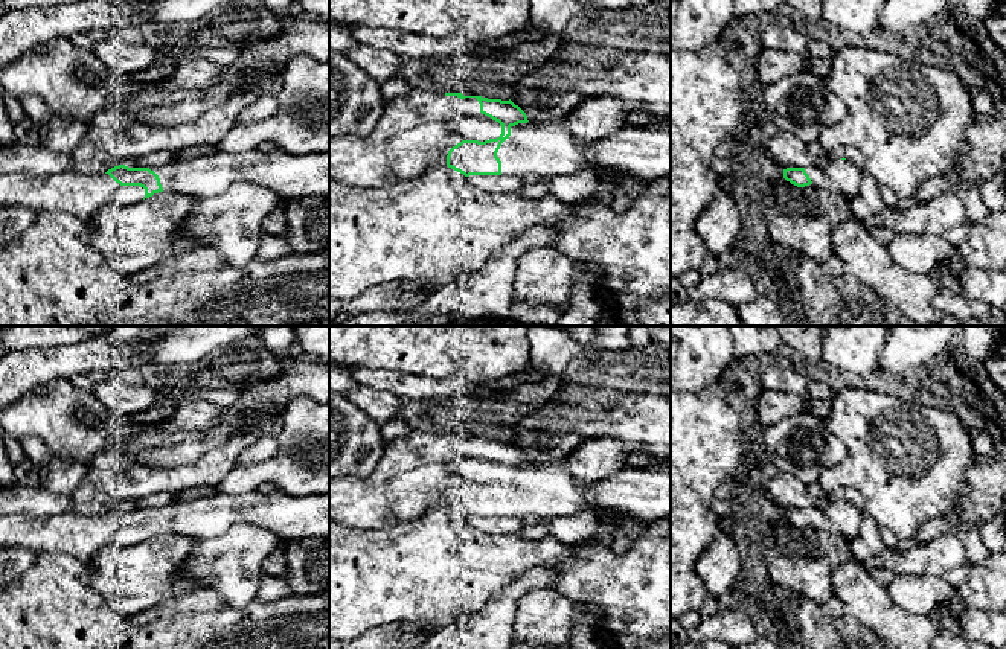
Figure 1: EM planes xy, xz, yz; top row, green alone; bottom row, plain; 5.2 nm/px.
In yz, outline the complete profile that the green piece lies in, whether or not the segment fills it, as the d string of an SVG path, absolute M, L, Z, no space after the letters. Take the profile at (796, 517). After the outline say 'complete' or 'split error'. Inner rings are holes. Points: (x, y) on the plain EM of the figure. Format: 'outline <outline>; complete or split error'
outline M820 500L814 507L783 510L783 520L791 526L797 529L814 526L847 542L858 536L861 516L863 510L846 500Z; split error

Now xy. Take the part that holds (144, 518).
outline M279 489L273 494L218 492L189 501L175 500L155 513L125 506L96 516L72 510L50 516L9 513L0 515L0 547L20 547L35 555L61 553L87 564L110 545L130 547L163 532L200 542L238 523L270 529L282 541L329 539L329 494L293 497Z; split error

